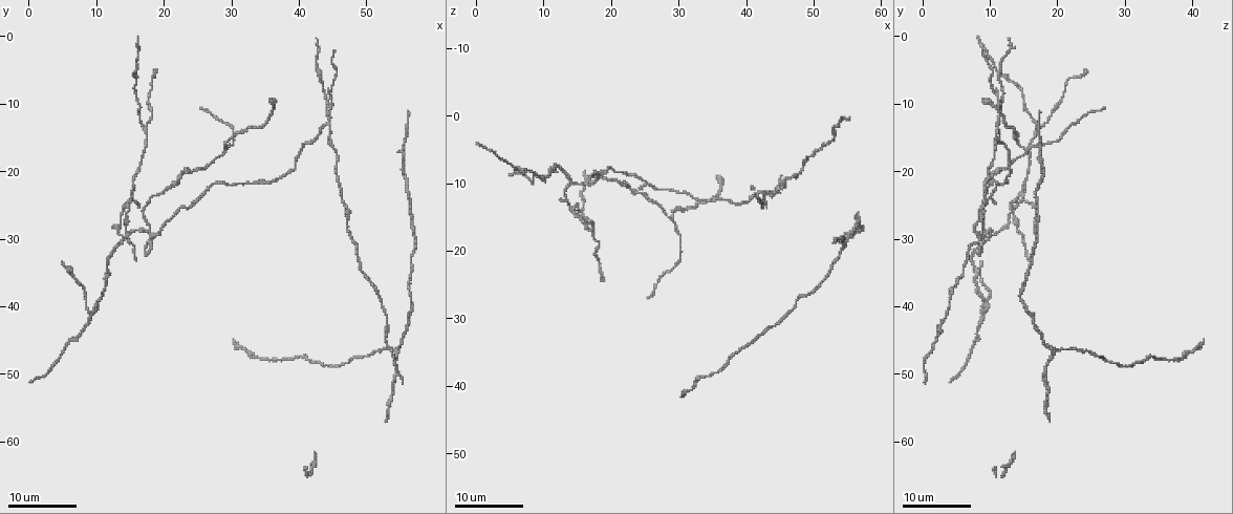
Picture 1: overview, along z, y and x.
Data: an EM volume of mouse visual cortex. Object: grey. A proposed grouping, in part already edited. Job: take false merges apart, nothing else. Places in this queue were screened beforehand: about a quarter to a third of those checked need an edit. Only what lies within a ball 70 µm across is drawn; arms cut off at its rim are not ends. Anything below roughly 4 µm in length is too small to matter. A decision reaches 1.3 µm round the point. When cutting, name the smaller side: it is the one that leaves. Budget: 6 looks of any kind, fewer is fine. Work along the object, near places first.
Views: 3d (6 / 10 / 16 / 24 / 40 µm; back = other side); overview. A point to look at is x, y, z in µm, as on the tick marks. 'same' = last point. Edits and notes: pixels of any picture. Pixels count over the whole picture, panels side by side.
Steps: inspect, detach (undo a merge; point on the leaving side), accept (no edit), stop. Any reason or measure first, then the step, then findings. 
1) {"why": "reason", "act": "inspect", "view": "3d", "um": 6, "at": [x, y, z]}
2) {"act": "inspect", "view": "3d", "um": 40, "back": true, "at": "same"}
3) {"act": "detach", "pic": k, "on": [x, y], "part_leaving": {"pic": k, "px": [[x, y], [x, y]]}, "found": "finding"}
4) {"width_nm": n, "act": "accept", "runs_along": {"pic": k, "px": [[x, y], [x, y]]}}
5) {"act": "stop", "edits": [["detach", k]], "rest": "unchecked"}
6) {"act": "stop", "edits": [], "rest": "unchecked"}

{"why": "three arms meet", "act": "inspect", "view": "3d", "um": 24, "at": [14.0, 30.0, 10.0]}

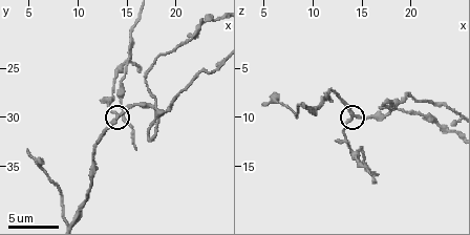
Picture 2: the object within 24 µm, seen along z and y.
{"act": "inspect", "view": "3d", "um": 6, "at": [14.0, 29.8, 10.0]}

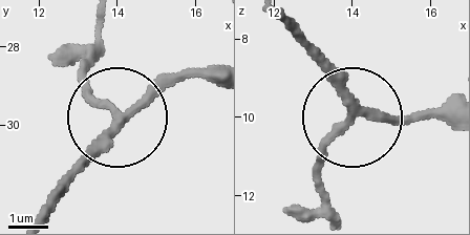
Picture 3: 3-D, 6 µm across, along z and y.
{"act": "accept", "runs_along": {"pic": 3, "px": [[210, 72], [141, 92], [54, 190]]}, "found": "continuous, no second cell"}

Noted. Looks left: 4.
{"why": "three-way junction", "act": "inspect", "view": "3d", "um": 16, "at": [29.0, 16.5, 15.5]}

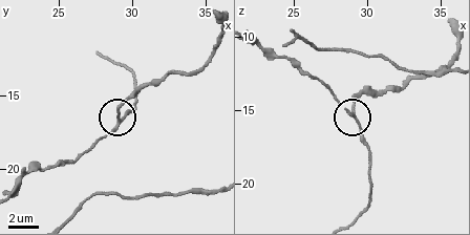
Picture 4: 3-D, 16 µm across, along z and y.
{"act": "inspect", "view": "3d", "um": 6, "at": [29.0, 16.8, 15.4]}

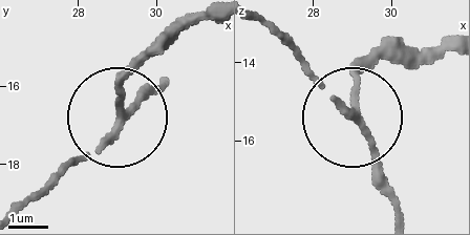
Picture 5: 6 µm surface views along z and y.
{"act": "inspect", "view": "3d", "um": 6, "back": true, "at": [29.10, 16.75, 15.35]}

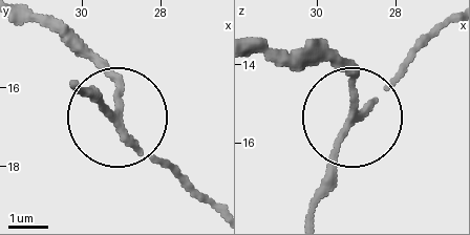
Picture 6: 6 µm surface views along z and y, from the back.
{"side_arm_um": 15, "arms": 3, "act": "accept", "found": "one cell here"}

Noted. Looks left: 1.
{"act": "stop", "edits": [], "rest": "unchecked"}

